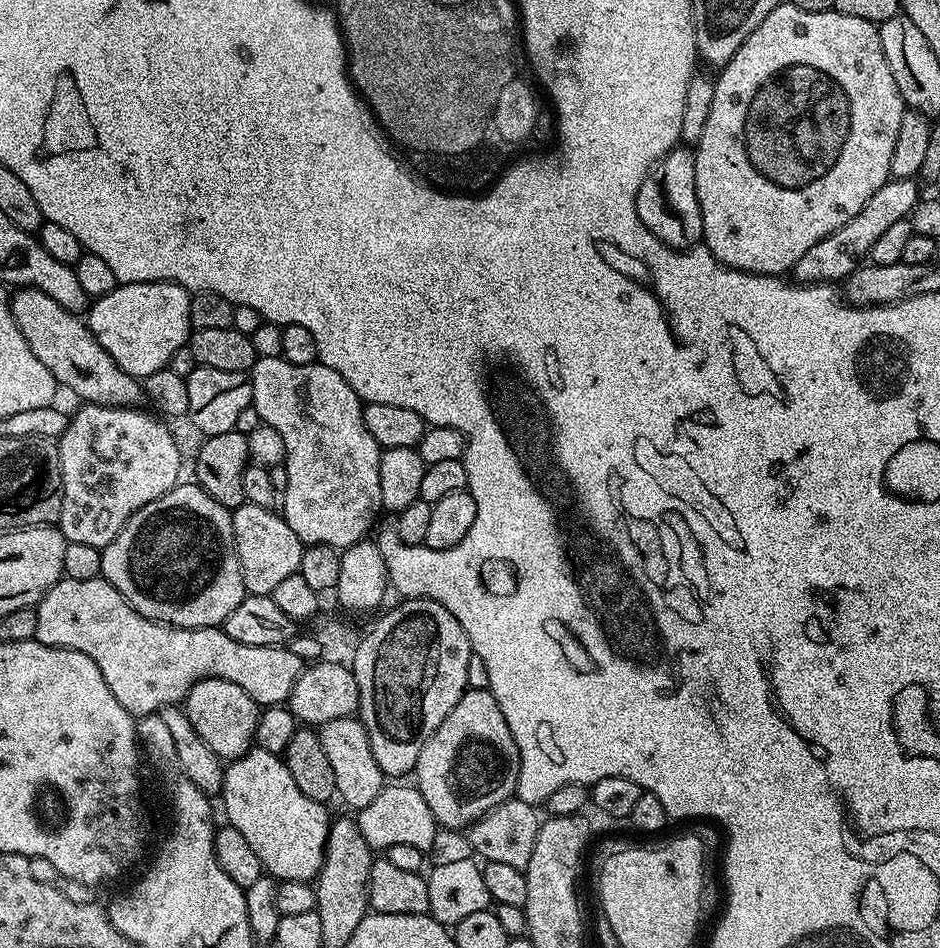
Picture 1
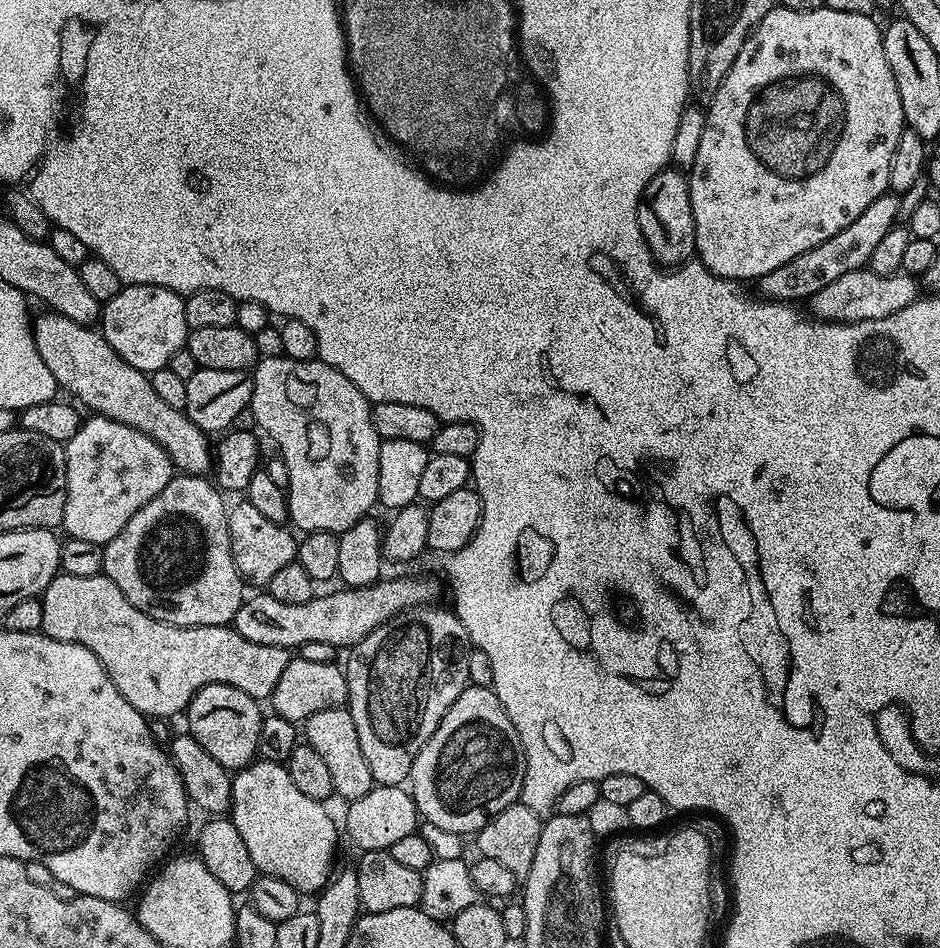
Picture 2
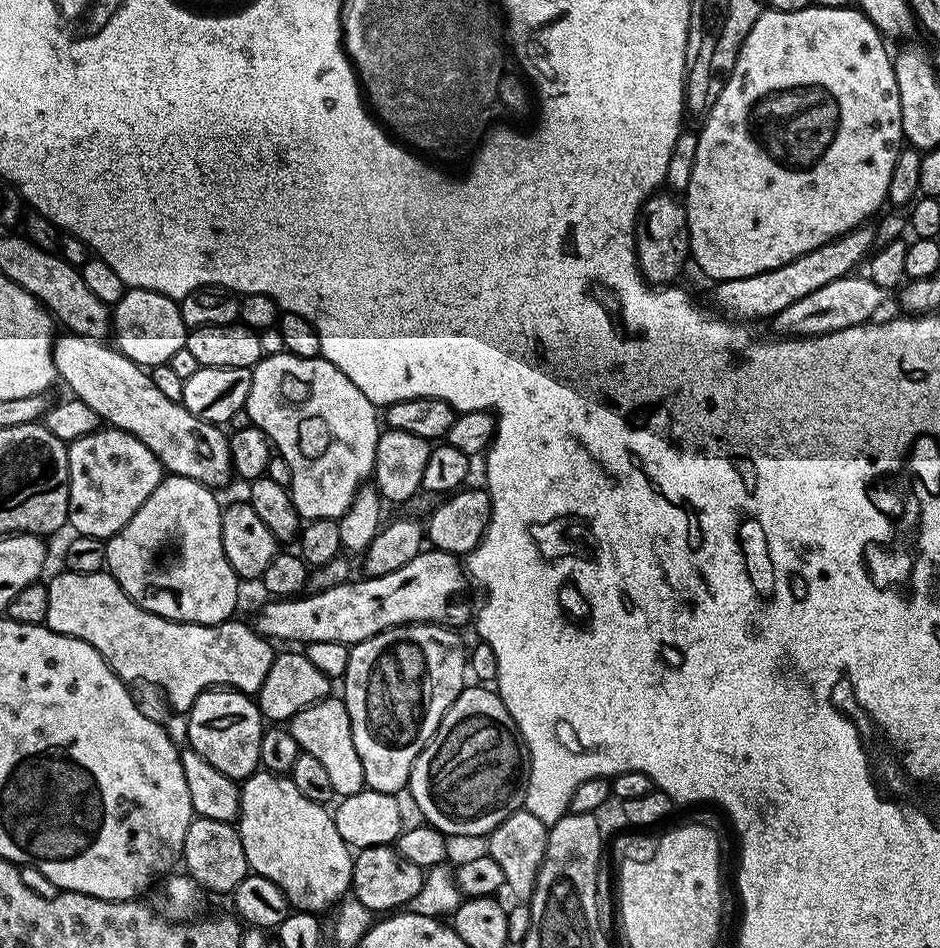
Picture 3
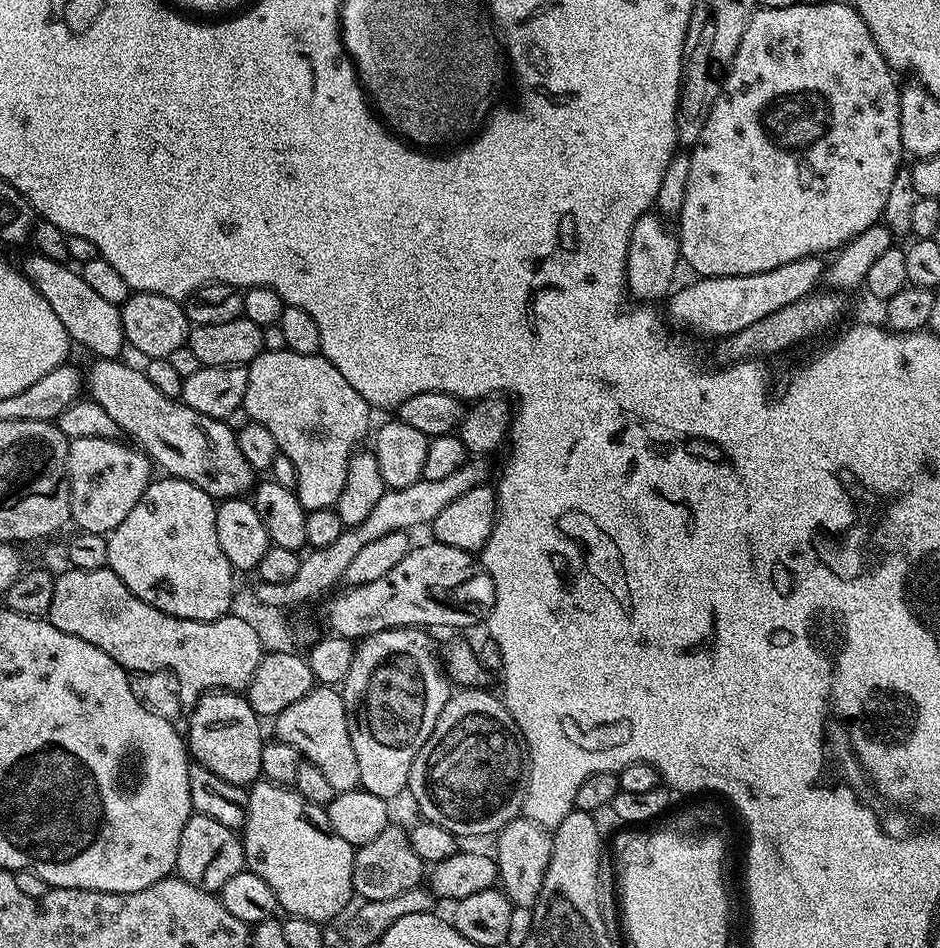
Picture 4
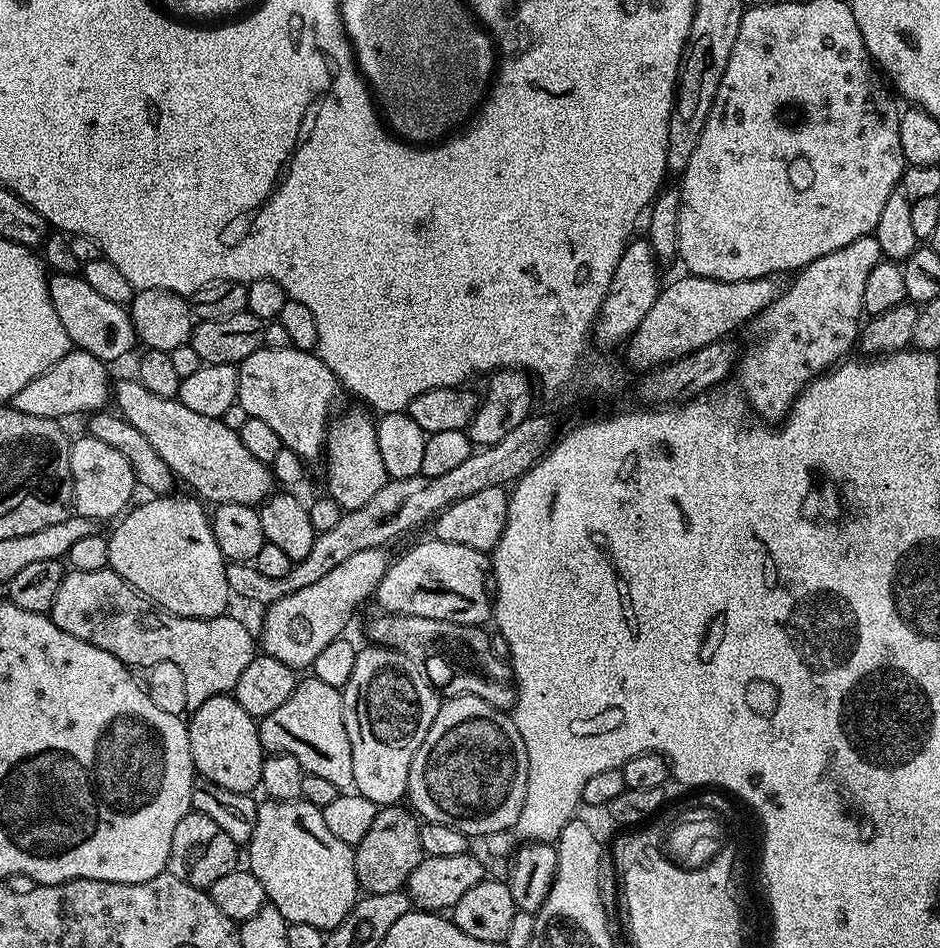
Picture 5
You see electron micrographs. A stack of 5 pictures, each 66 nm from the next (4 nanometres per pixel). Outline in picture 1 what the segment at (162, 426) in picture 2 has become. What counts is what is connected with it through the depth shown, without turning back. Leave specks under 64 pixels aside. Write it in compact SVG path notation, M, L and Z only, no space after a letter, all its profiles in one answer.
M37 288L13 291L10 299L18 330L22 330L22 338L26 338L34 358L38 358L38 362L42 362L42 366L50 370L50 374L61 389L69 388L77 396L77 401L85 404L104 404L108 408L134 408L141 403L139 400L145 399L141 381L135 376L126 374L126 370L122 370L122 366L118 366L118 362L110 358L110 354L92 337L92 331L77 313L58 306L58 302L50 298L50 294L42 294L42 290Z

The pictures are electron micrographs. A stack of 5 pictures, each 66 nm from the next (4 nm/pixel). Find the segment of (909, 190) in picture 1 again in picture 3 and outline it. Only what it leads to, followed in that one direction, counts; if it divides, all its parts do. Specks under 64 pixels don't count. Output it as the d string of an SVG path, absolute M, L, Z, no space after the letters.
M861 226L850 230L845 236L818 246L818 250L802 254L802 258L794 262L786 262L786 266L778 266L762 274L750 274L750 278L719 281L715 285L715 307L740 322L764 320L767 316L775 318L782 310L794 306L798 298L806 298L806 294L814 294L814 290L826 286L826 282L834 282L838 278L855 273L859 269L856 267L859 264L861 267L876 243L875 231L871 227Z

